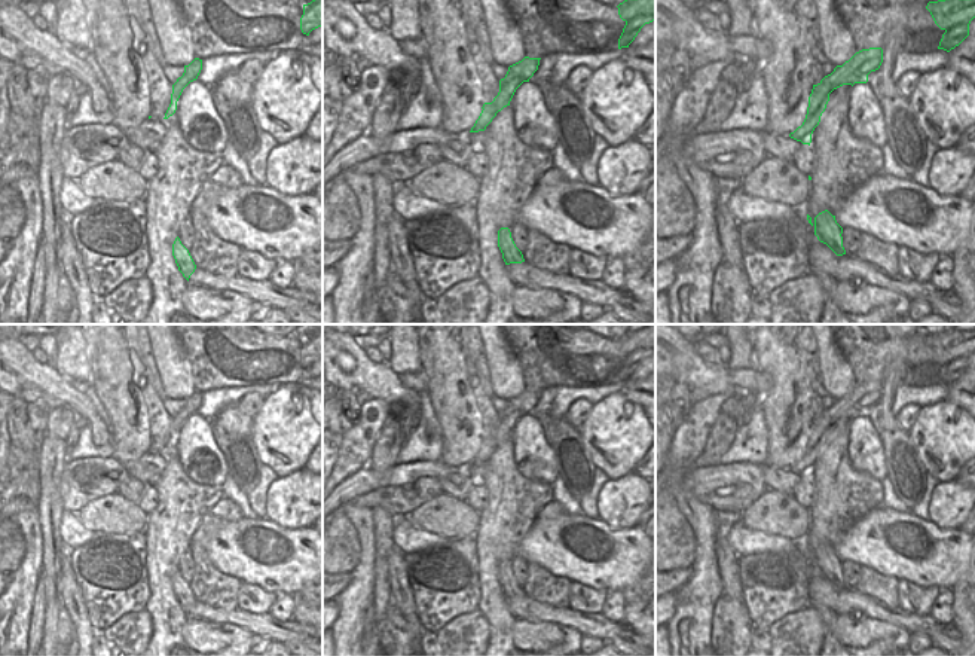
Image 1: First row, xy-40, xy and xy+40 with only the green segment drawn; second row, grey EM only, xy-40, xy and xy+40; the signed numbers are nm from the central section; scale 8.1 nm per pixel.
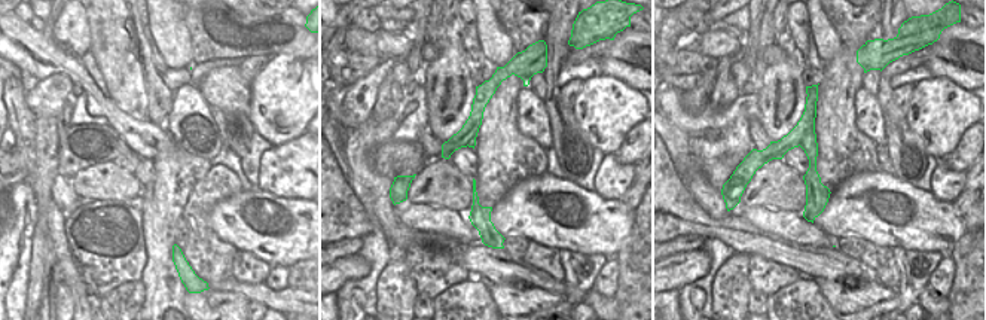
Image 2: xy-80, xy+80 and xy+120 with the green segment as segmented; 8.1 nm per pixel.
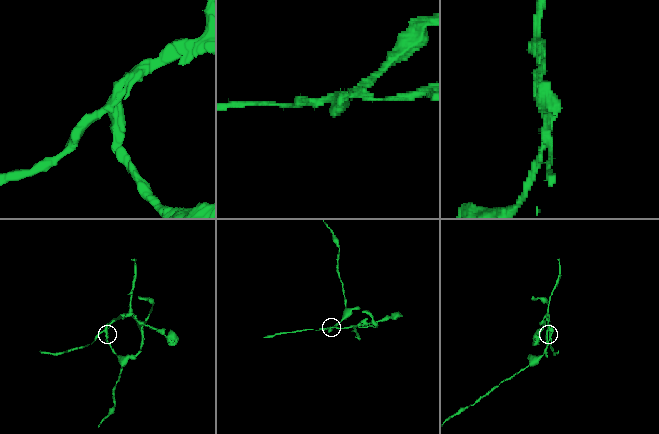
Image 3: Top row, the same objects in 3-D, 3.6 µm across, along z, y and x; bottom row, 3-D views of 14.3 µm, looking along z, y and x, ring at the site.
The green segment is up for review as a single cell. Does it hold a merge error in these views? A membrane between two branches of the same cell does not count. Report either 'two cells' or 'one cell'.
two cells

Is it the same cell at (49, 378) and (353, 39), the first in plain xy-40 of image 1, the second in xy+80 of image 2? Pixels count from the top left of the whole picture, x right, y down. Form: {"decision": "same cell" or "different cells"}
{"decision": "same cell"}

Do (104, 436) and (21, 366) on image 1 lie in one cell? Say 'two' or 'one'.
one

